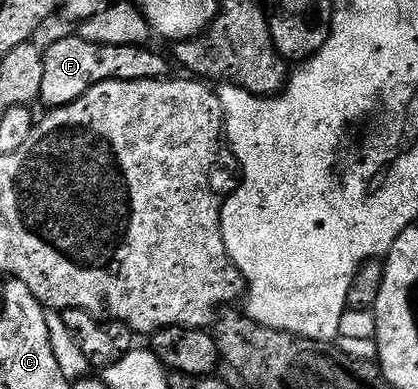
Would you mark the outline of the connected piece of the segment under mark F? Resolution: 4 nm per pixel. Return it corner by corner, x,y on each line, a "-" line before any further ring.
78,37
59,39
51,48
43,51
45,74
41,76
39,99
44,108
64,107
77,101
89,88
110,79
137,81
138,79
161,79
168,74
167,63
150,46
97,45

